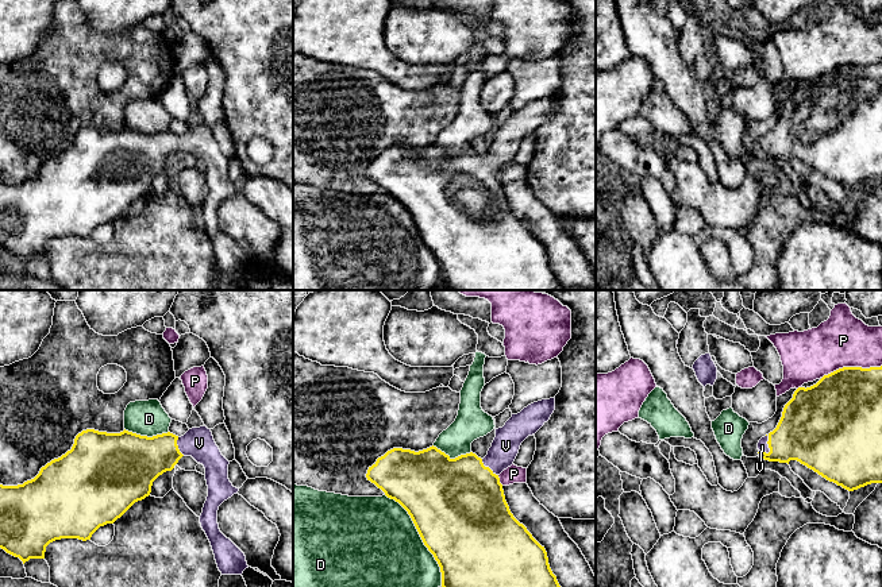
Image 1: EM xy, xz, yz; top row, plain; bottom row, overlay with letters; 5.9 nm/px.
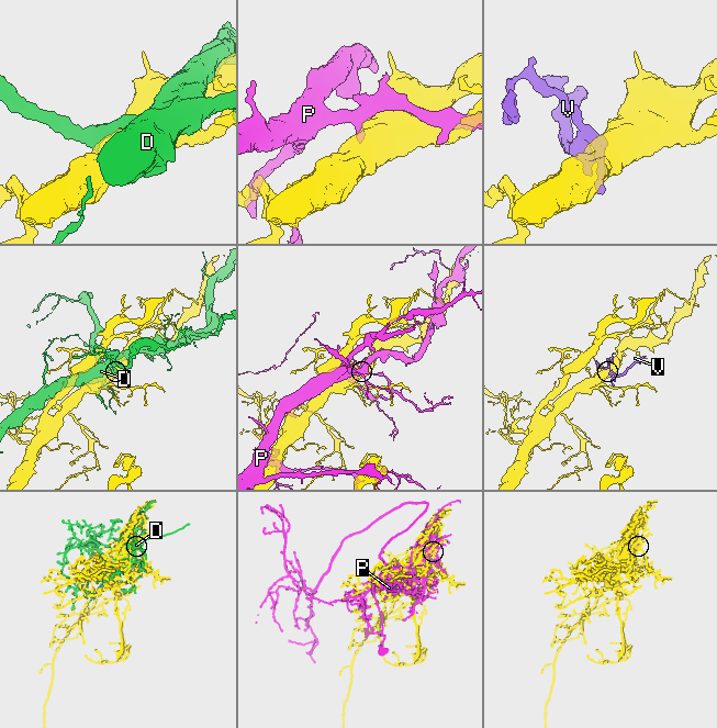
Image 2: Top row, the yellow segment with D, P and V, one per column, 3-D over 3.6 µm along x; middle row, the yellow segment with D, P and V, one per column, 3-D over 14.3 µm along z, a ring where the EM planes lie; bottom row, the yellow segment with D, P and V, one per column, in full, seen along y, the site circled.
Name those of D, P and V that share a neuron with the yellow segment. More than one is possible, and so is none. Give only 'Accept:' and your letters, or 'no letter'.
Accept: V

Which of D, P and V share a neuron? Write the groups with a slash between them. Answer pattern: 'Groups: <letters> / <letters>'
Groups: D / P / V

